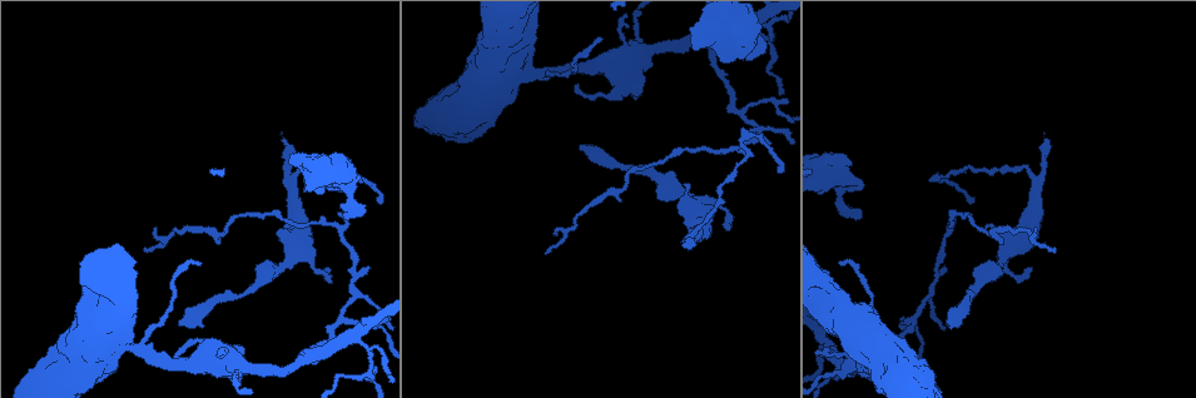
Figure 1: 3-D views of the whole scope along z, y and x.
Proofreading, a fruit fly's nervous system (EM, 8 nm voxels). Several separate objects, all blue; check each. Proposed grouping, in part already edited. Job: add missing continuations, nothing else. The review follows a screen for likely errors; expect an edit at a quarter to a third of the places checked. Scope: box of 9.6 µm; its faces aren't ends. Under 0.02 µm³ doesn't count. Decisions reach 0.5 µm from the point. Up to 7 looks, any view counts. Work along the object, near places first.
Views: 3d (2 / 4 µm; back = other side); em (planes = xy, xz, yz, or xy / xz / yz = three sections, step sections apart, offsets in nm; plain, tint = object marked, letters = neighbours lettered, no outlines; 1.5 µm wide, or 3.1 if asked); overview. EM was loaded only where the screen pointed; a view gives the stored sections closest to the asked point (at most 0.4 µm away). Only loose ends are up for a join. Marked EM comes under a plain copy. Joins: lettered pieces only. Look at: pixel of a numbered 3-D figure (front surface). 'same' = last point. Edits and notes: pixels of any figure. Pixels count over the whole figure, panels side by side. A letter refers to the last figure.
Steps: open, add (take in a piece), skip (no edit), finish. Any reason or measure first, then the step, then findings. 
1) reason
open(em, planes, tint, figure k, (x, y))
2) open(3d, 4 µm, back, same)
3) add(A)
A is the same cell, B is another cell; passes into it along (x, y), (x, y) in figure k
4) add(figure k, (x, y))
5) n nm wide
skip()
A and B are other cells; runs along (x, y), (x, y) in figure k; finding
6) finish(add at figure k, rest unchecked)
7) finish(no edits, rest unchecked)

an open end
open(3d, 4 µm, figure 1, (686, 247))

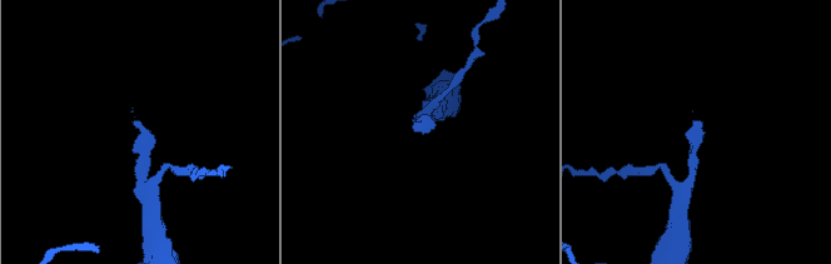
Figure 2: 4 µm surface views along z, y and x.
need the tissue
open(em, planes, letters, figure 2, (416, 132))

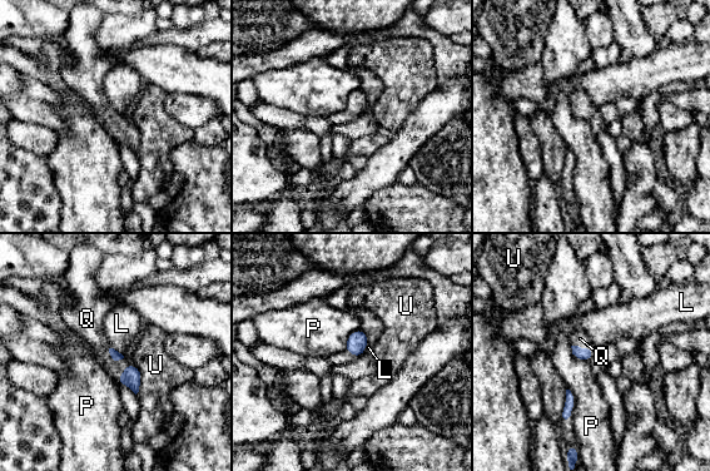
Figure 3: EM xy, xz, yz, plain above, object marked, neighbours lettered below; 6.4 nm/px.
add(Q)
Q is the same cell, L, P and U are other cells; the neuron continues

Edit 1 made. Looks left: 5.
branch stops here
open(em, yz, step 4, letters, figure 1, (748, 57))

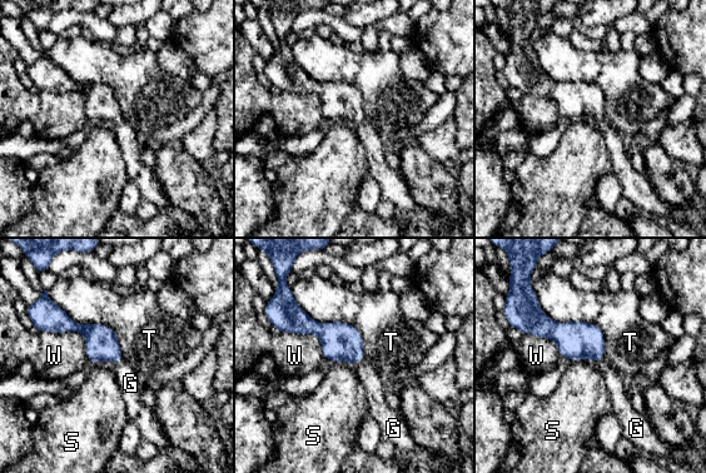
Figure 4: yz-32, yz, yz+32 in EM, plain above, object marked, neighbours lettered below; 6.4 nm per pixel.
cut it another way
open(em, planes, letters, same)

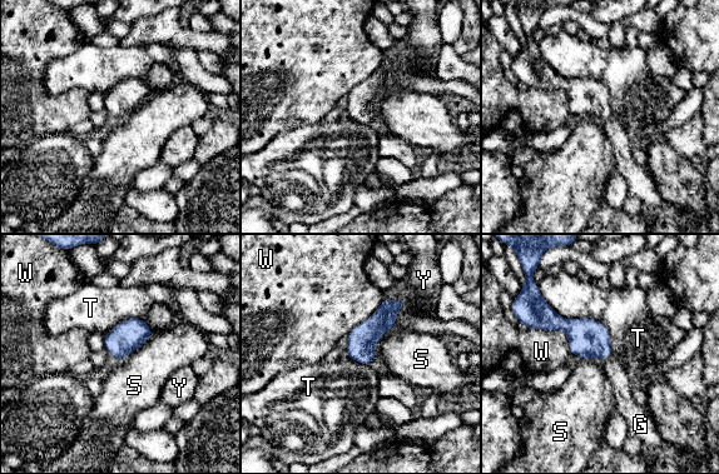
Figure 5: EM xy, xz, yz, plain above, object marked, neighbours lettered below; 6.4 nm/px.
add(G)
G is the same cell, S, T, W and Y are other cells; it goes on there

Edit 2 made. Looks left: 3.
free end
open(em, planes, letters, figure 1, (85, 284))

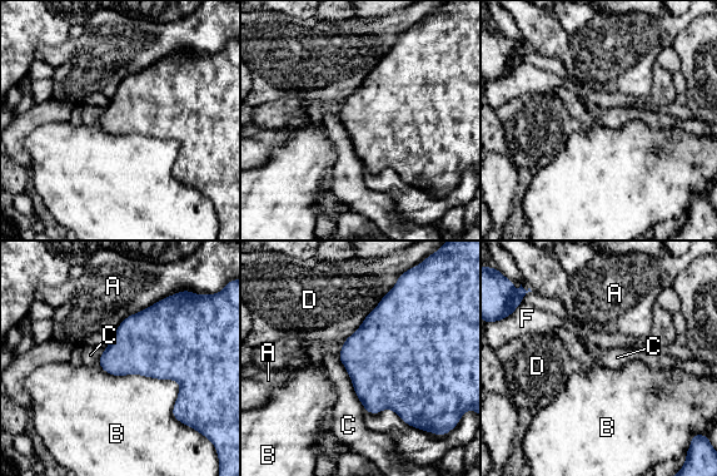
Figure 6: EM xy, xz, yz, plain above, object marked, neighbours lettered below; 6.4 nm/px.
skip()
A, B, C, D and F are other cells; no lettered piece goes on from it

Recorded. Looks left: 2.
finish(add at figure 3, add at figure 5, rest unchecked)

